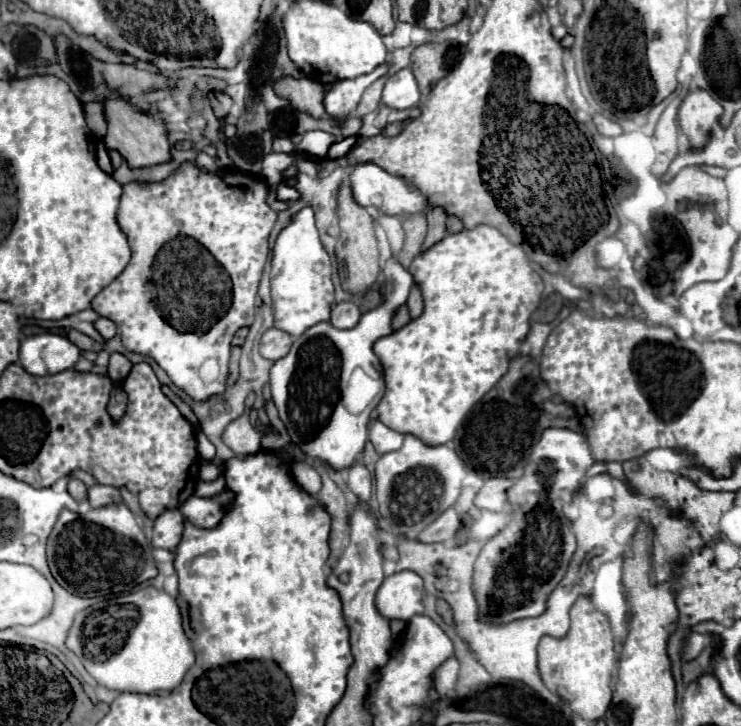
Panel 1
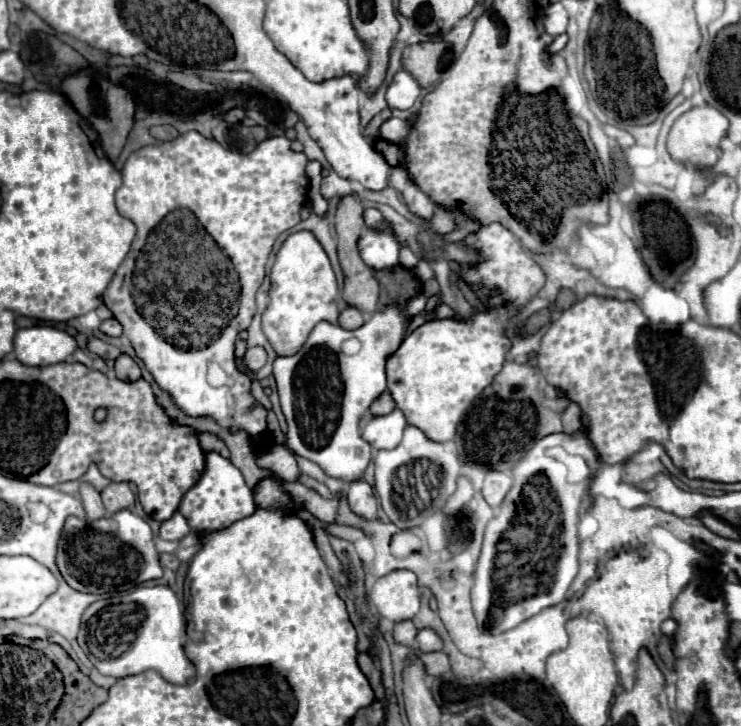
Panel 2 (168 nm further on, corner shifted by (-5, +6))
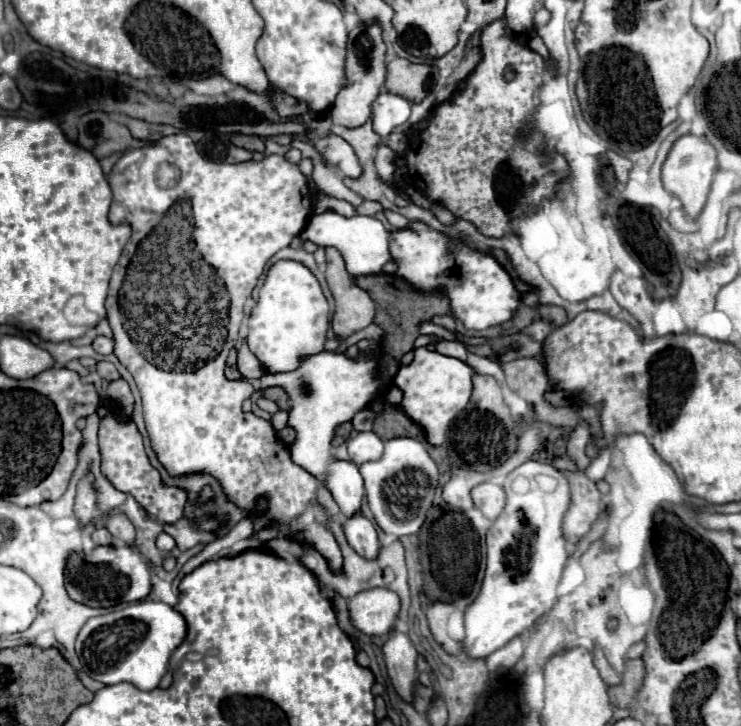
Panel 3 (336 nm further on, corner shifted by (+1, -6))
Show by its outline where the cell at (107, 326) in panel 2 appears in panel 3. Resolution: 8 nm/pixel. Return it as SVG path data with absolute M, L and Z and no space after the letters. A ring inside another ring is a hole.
M98 336L94 342L92 342L92 348L98 352L98 354L112 354L114 352L114 342L106 336Z

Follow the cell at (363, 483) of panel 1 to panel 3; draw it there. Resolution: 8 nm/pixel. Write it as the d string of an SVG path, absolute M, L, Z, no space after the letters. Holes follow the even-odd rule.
M360 512L346 520L344 534L346 534L348 544L350 544L362 558L366 558L366 560L378 558L378 552L380 552L378 534L376 534L372 522L366 520Z

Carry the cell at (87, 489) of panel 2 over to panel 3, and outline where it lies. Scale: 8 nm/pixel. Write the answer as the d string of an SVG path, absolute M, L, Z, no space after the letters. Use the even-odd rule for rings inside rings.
M96 528L92 534L92 540L96 546L112 546L116 544L116 540L112 538L112 534L106 528Z

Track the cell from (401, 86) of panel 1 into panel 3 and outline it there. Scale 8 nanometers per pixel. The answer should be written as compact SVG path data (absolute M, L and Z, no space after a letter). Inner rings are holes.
M384 92L372 104L372 124L374 132L388 136L396 126L404 124L410 116L410 102L402 96Z

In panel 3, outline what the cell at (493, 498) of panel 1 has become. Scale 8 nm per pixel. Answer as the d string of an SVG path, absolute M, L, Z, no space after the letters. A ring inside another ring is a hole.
M484 482L484 484L478 484L474 490L472 490L472 500L476 504L476 508L490 520L496 520L506 504L506 494L504 490L498 486L498 484L492 484L492 482Z

